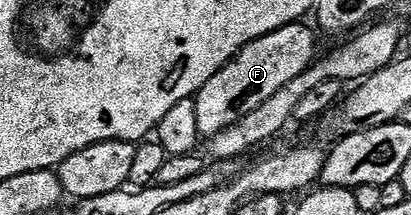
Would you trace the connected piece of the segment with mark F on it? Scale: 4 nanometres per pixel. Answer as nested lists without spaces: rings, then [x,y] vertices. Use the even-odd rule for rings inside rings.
[[[299,22],[286,24],[272,34],[264,34],[264,38],[256,38],[248,46],[244,46],[244,50],[237,52],[219,72],[212,74],[212,78],[208,78],[206,85],[199,90],[197,96],[193,97],[196,102],[196,119],[203,138],[220,134],[220,130],[228,130],[228,126],[232,126],[232,122],[240,122],[240,118],[244,118],[244,114],[252,114],[252,110],[256,110],[256,106],[268,102],[268,98],[272,98],[272,94],[276,94],[276,90],[280,90],[285,84],[292,82],[292,78],[296,78],[296,74],[304,74],[304,70],[310,68],[316,59],[314,51],[318,48],[318,40],[314,37],[315,29],[311,28],[306,25],[306,22]]]

